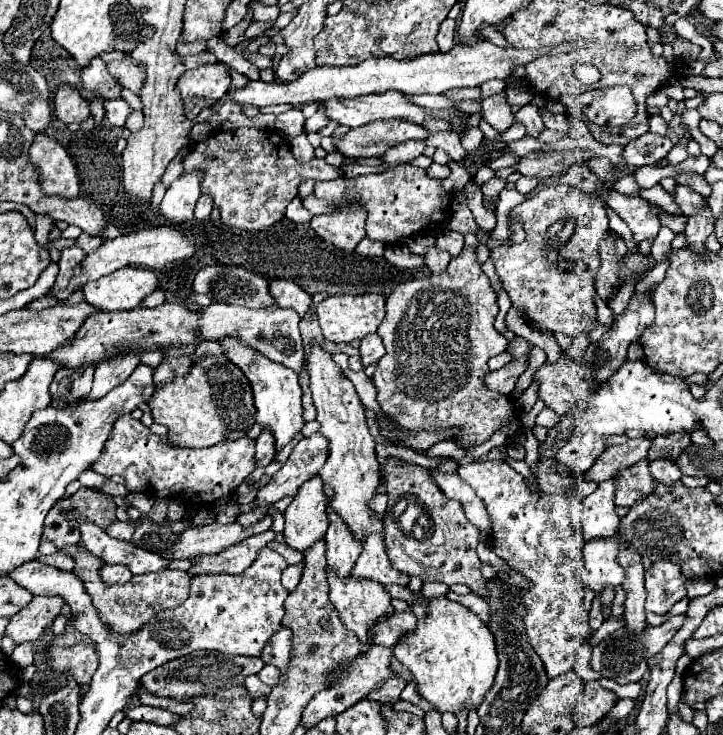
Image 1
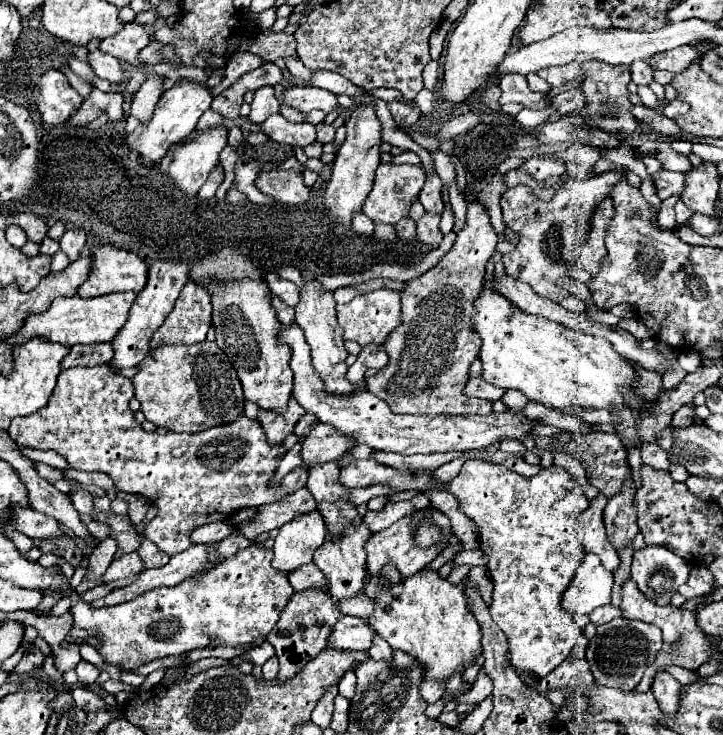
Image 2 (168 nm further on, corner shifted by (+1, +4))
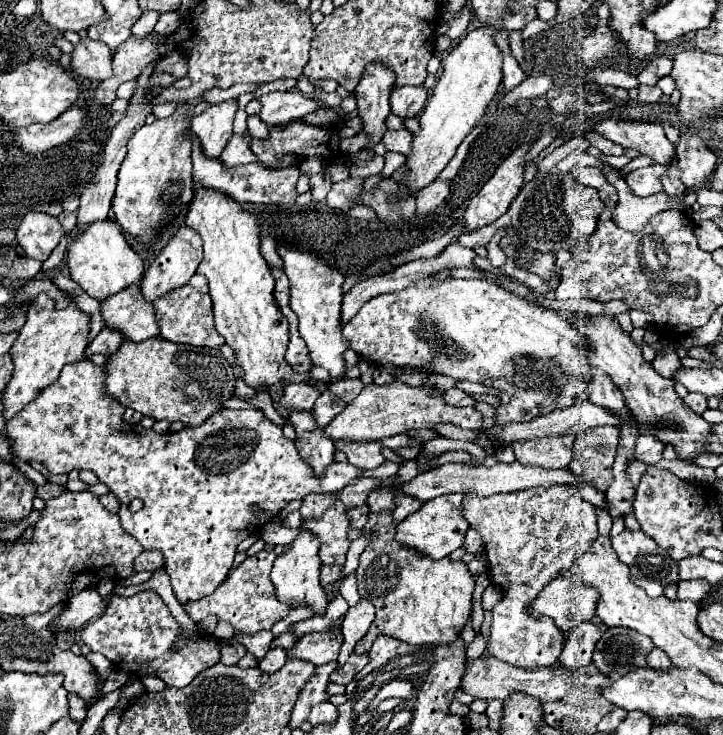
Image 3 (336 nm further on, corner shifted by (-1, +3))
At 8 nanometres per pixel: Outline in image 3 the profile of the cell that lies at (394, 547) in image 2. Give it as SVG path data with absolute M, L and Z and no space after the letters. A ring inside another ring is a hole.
M453 493L453 495L439 495L431 501L425 501L423 507L419 511L415 511L413 515L409 515L405 521L399 523L397 527L397 541L411 545L413 549L417 549L423 555L429 555L433 559L443 559L447 557L451 551L459 549L465 541L465 531L469 529L467 519L463 517L463 495L461 493Z

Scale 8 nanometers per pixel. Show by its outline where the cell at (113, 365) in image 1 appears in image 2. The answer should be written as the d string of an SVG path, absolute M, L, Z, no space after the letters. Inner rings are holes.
M155 262L149 268L147 286L137 294L137 300L133 304L133 310L129 312L125 326L111 340L113 352L115 352L113 360L107 364L111 368L111 372L119 372L119 370L137 366L147 356L153 332L157 332L157 328L163 324L165 316L173 310L173 304L179 298L179 292L187 280L189 280L189 268L185 264L179 264L179 262Z

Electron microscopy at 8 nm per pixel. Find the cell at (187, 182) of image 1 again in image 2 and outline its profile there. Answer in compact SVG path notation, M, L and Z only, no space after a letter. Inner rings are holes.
M213 126L205 132L199 132L197 138L189 144L183 144L169 166L169 178L179 192L185 196L195 196L205 184L209 172L219 160L219 152L227 144L227 128Z

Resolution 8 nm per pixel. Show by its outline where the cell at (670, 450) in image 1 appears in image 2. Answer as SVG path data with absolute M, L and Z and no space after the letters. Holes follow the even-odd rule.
M681 408L675 416L673 416L673 420L671 420L671 428L681 428L681 426L691 426L693 424L693 412L691 412L693 408Z

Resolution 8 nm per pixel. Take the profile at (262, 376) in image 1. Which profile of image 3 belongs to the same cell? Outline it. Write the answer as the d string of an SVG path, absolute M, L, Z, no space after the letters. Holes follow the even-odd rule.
M195 183L193 193L195 197L189 205L187 225L197 229L203 237L203 261L197 273L205 275L209 281L215 327L235 351L237 363L245 371L243 381L249 387L255 387L255 383L267 383L267 387L271 387L277 381L293 383L310 378L330 383L332 380L326 369L313 367L309 373L293 373L291 365L285 361L285 349L289 343L287 319L281 315L273 299L275 281L259 253L259 227L255 217L217 189L207 189Z

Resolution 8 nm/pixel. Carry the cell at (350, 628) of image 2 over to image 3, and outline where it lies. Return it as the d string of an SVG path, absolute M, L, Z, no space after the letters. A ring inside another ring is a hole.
M339 631L333 633L309 633L303 635L293 649L287 651L289 659L303 659L313 665L323 665L337 659L343 643L343 635Z

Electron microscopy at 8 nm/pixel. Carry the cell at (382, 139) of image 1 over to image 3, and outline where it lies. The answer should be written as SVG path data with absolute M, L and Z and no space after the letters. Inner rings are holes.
M403 85L391 91L391 113L401 119L417 117L427 101L427 91L423 85Z

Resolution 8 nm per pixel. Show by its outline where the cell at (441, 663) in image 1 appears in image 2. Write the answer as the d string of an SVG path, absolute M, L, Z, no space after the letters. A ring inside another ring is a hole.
M385 566L379 576L369 576L363 592L377 600L369 624L393 650L413 656L421 664L425 680L447 682L451 676L463 674L481 656L481 630L467 610L461 584L451 586L427 568L407 578L395 568Z

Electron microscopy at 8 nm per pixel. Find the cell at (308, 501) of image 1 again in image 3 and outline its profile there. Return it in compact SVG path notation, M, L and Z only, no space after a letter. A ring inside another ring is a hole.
M299 533L299 537L285 547L285 551L275 559L271 581L275 585L275 597L293 607L311 607L315 615L323 615L327 609L327 595L319 583L319 541L311 533Z

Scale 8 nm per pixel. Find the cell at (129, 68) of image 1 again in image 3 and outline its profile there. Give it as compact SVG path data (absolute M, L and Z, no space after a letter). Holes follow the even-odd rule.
M81 39L71 51L71 67L81 77L105 81L111 77L111 51L101 41Z

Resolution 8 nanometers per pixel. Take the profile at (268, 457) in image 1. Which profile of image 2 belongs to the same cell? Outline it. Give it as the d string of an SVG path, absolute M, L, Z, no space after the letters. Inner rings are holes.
M291 398L285 416L283 414L277 414L277 412L269 412L269 410L259 410L259 418L257 420L261 422L261 428L265 430L269 444L281 446L283 440L293 432L297 420L303 414L305 414L305 410L297 404L295 398Z

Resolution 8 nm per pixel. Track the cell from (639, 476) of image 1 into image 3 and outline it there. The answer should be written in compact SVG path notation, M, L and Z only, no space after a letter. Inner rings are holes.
M607 425L585 429L575 437L569 469L581 475L587 485L605 493L613 481L611 467L615 461L617 445L619 445L617 427Z

